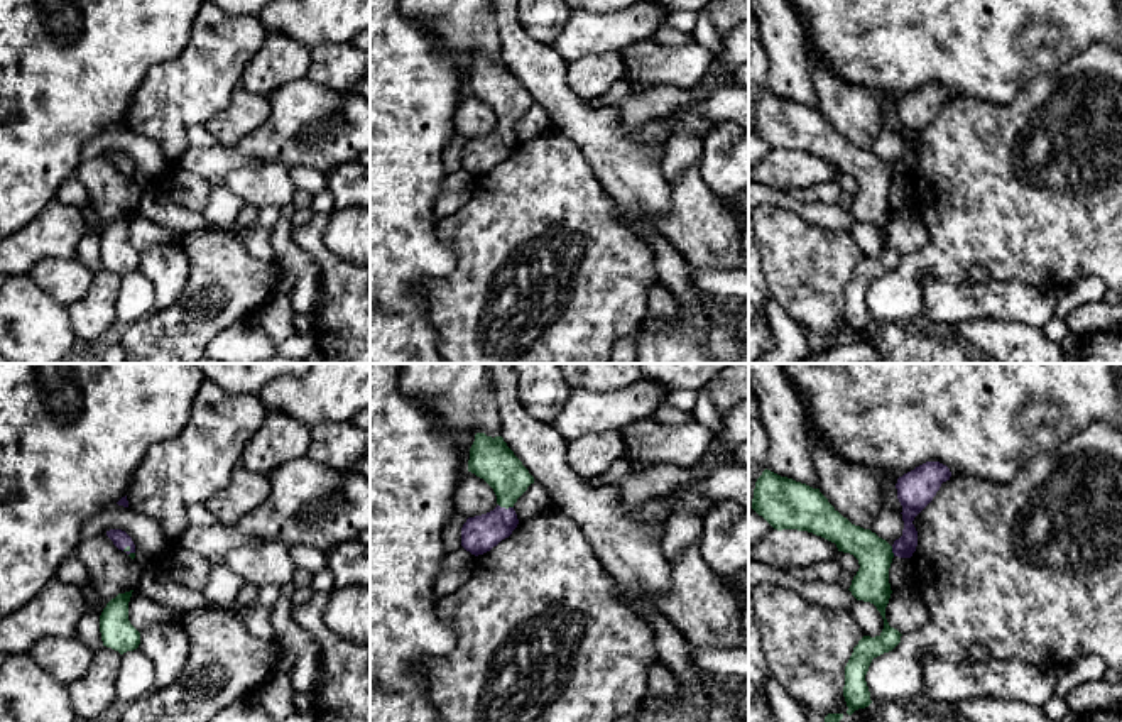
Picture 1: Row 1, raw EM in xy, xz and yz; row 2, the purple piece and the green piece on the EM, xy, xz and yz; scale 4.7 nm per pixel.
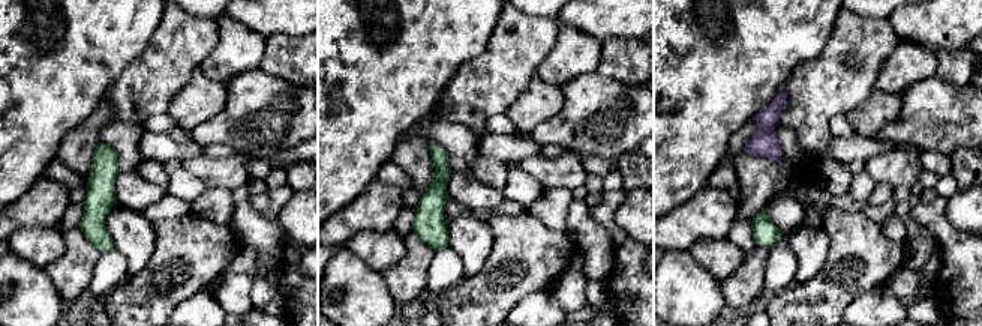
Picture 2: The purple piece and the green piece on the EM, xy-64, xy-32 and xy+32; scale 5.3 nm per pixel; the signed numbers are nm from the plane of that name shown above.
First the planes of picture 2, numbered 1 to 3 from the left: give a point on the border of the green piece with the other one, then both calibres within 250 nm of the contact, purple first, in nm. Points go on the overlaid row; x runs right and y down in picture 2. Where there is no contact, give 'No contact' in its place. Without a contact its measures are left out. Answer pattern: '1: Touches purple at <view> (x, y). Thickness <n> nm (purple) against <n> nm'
1: No contact
2: No contact
3: No contact

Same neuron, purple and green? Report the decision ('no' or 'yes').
yes

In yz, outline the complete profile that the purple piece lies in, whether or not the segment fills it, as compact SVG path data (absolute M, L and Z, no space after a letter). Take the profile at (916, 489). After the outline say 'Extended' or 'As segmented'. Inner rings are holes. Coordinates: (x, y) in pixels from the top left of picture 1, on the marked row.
M926 462L897 479L897 499L902 506L902 536L891 546L870 529L852 524L820 492L806 484L764 470L755 482L752 509L774 529L798 529L821 536L836 544L838 551L858 560L858 572L850 592L857 600L870 602L884 619L879 636L863 636L853 648L845 666L843 697L847 714L872 703L865 675L874 658L892 651L901 632L889 626L885 607L891 599L889 568L894 556L911 558L918 546L914 517L933 500L951 472L940 462Z. Extended

